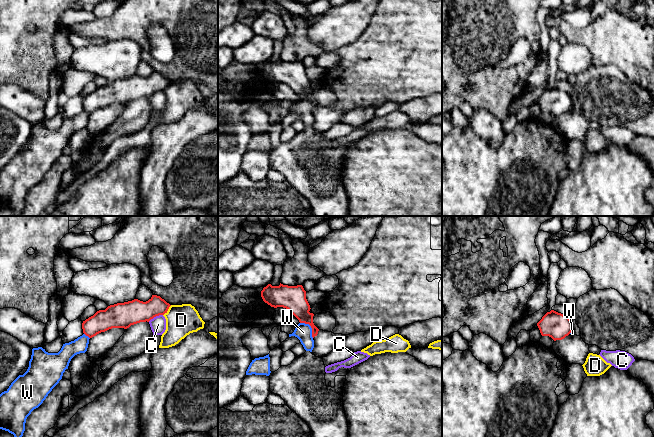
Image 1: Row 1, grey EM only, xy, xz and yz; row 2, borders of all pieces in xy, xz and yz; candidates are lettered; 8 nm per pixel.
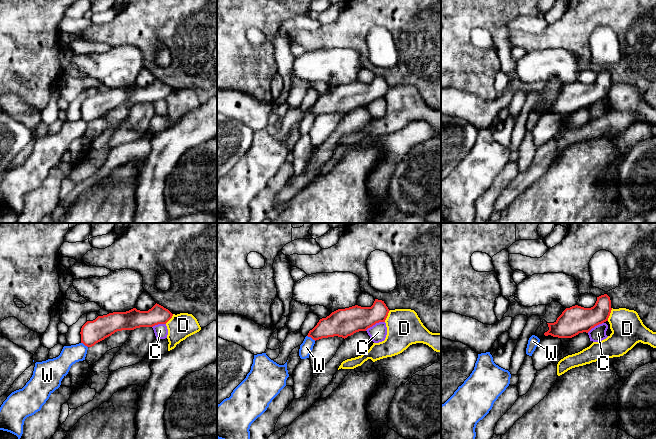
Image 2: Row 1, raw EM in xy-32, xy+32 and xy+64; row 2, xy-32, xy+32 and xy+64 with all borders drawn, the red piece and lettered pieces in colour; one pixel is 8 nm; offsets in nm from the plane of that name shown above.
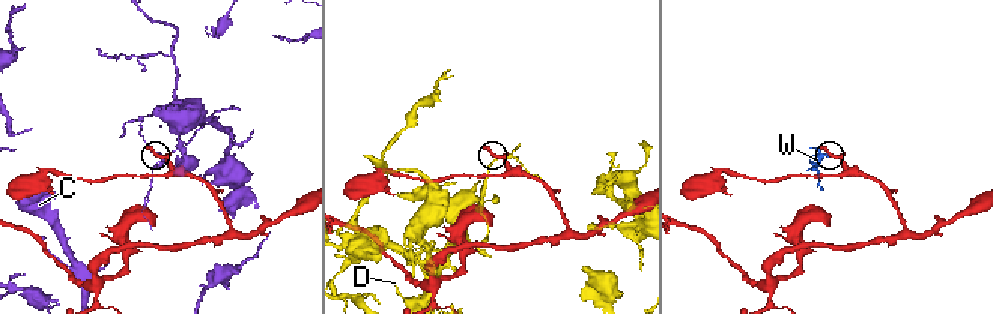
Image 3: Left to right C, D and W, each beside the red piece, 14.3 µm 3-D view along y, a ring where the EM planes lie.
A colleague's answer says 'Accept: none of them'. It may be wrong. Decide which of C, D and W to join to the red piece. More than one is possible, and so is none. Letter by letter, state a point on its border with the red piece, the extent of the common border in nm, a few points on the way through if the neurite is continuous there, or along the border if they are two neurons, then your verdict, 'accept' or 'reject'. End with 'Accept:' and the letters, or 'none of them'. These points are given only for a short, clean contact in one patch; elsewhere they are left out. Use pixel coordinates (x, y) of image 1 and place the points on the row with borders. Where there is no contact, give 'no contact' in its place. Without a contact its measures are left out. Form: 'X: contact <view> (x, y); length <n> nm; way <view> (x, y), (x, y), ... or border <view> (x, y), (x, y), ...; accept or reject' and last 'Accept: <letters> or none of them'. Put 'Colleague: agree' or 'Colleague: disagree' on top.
Colleague: agree
C: contact xy (155, 316); length 130 nm; reject
D: contact xy (167, 310); length 110 nm; reject
W: contact xz (311, 327); length 170 nm; reject
Accept: none of them

